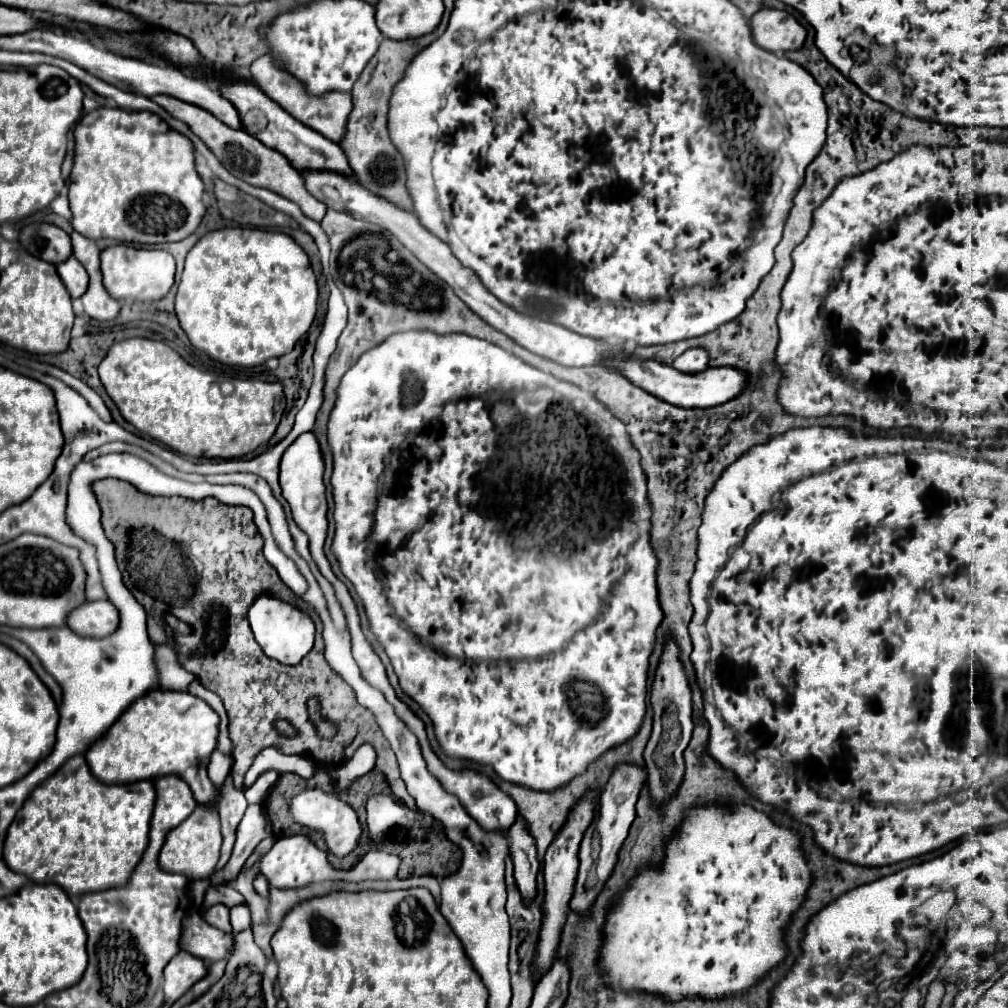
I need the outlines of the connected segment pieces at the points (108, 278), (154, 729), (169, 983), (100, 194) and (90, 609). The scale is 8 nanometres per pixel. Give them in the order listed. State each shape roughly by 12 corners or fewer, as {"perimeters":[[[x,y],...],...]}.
{"perimeters":[[[118,244],[102,250],[116,300],[160,300],[176,262],[164,250]],[[154,690],[86,760],[104,784],[174,774],[198,804],[218,714],[188,692]],[[178,952],[164,968],[166,1000],[178,1000],[208,966]],[[152,112],[76,124],[68,198],[90,240],[184,240],[194,146]],[[110,600],[84,602],[68,616],[80,636],[106,638],[120,612]]]}

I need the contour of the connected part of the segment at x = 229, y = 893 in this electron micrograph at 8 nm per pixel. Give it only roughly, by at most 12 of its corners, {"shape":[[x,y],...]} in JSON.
{"shape":[[230,886],[210,887],[202,908],[214,904],[229,908],[245,903],[245,898]]}

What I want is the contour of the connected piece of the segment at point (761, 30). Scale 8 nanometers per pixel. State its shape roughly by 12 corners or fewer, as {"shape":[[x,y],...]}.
{"shape":[[784,10],[750,18],[754,42],[770,52],[798,50],[806,28]]}

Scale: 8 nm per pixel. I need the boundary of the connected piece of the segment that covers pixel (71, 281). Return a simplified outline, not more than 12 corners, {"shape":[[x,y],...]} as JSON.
{"shape":[[74,256],[56,264],[72,298],[86,292],[88,272]]}

